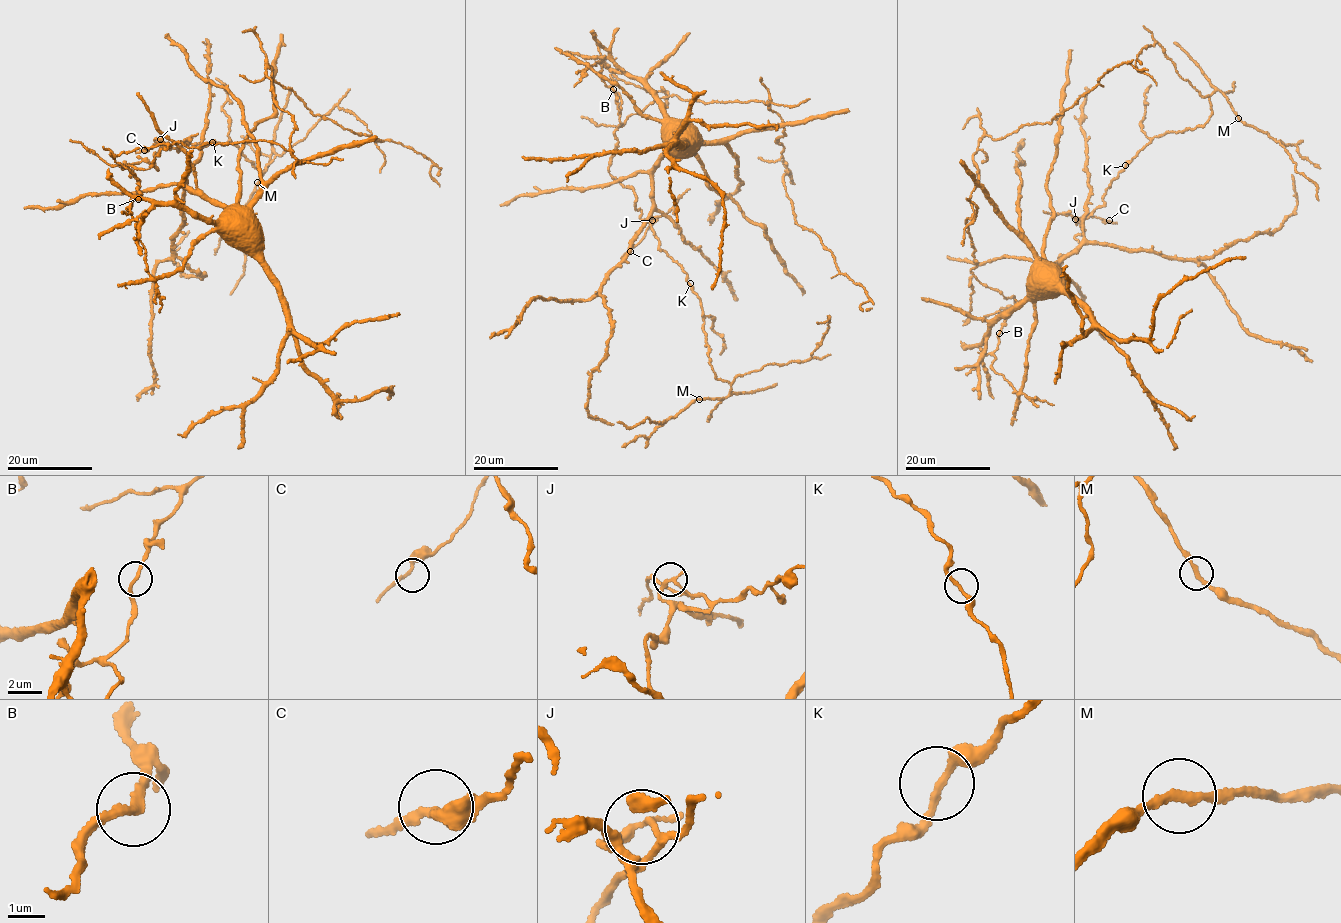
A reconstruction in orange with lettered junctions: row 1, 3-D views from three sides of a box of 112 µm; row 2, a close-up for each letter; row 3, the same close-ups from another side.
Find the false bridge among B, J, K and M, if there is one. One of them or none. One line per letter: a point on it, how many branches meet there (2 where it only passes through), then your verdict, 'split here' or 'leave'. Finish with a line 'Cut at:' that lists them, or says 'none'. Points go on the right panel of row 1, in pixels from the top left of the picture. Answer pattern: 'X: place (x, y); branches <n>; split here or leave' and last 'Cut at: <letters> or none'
B: place (999, 333); branches 2; leave
J: place (1075, 219); branches 2; split here
K: place (1125, 165); branches 2; leave
M: place (1238, 118); branches 2; leave
Cut at: J

